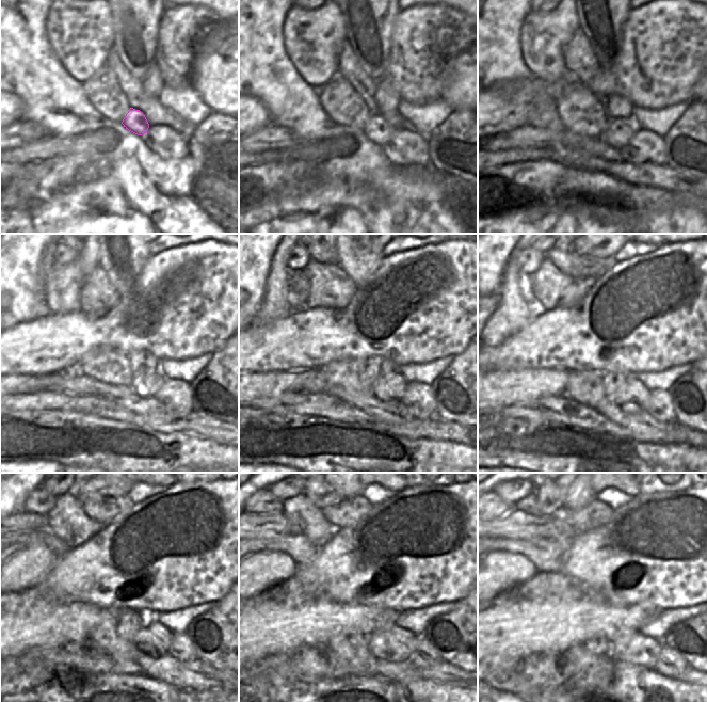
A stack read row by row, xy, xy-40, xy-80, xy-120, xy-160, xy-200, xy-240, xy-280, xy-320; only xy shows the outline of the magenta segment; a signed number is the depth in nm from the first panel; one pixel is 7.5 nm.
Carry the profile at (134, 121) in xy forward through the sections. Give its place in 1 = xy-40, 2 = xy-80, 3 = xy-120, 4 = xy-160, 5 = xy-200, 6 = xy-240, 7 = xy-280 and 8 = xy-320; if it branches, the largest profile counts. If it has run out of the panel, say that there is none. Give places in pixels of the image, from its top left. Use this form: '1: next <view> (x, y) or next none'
1: next xy-40 (378, 129)
2: next xy-80 (619, 131)
3: next xy-120 (148, 386)
4: next xy-160 (390, 387)
5: next xy-200 (632, 397)
6: next xy-240 (154, 639)
7: next xy-280 (394, 643)
8: next xy-320 (636, 649)

